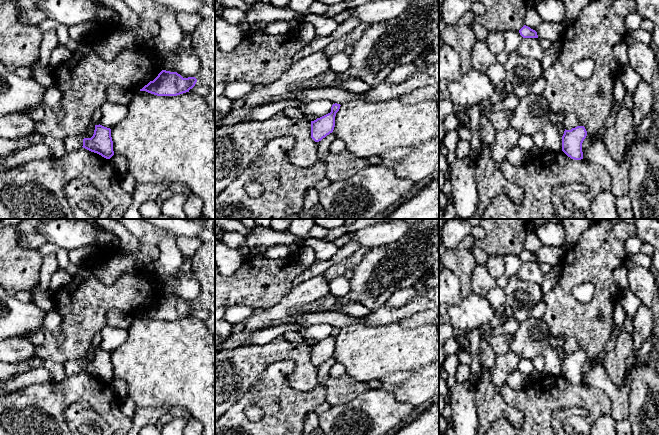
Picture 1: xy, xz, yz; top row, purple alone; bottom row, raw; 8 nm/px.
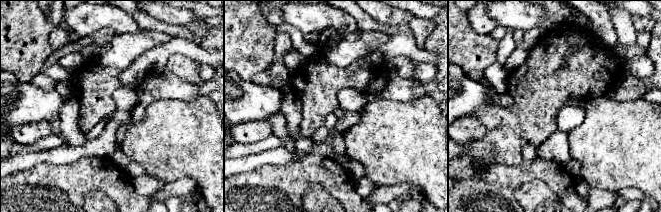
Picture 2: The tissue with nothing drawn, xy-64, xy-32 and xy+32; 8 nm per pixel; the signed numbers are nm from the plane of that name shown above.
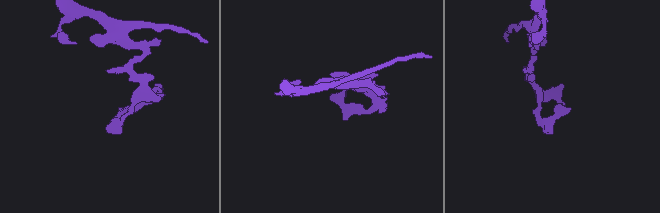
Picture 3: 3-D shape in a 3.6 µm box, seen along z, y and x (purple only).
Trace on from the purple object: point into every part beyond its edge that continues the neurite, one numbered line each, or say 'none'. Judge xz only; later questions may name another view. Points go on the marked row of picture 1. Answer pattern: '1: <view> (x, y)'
none

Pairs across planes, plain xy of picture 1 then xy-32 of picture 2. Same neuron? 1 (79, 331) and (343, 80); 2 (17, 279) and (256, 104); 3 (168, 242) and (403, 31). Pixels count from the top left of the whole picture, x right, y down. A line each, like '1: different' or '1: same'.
1: same
2: different
3: same

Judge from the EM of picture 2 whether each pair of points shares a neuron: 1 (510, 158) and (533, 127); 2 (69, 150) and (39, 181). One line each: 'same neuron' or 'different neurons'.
1: same neuron
2: different neurons

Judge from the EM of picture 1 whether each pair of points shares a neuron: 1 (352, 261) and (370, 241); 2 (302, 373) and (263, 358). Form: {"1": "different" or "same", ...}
{"1": "different", "2": "same"}

